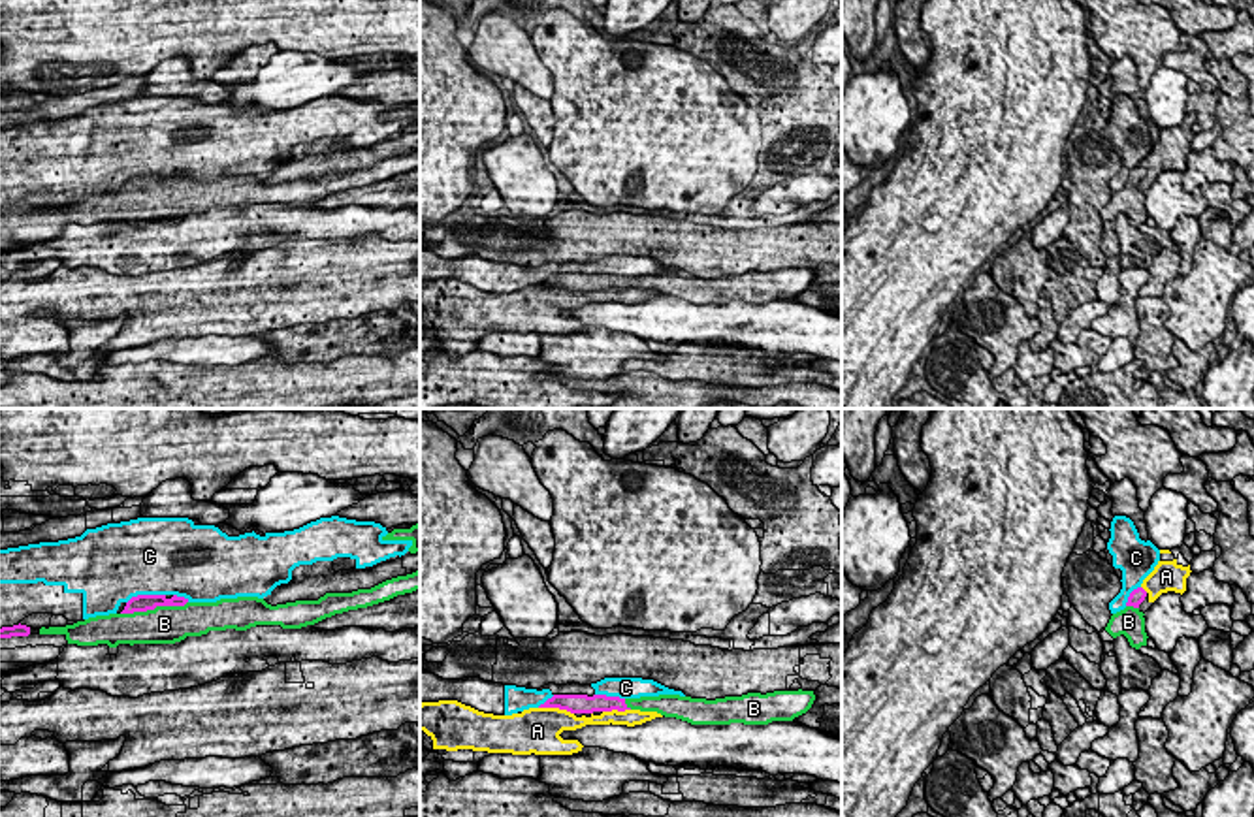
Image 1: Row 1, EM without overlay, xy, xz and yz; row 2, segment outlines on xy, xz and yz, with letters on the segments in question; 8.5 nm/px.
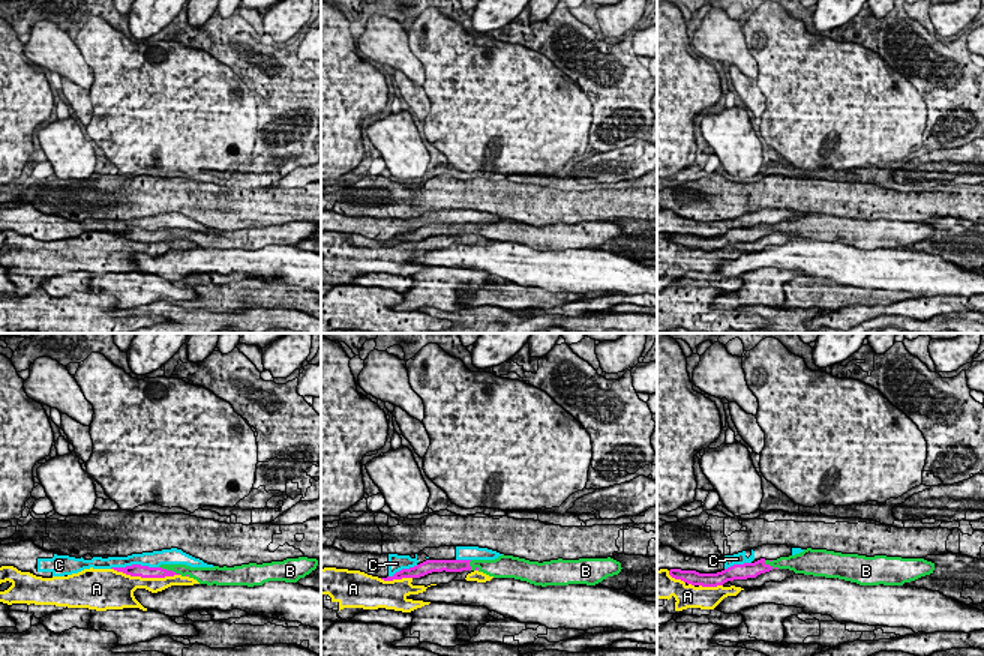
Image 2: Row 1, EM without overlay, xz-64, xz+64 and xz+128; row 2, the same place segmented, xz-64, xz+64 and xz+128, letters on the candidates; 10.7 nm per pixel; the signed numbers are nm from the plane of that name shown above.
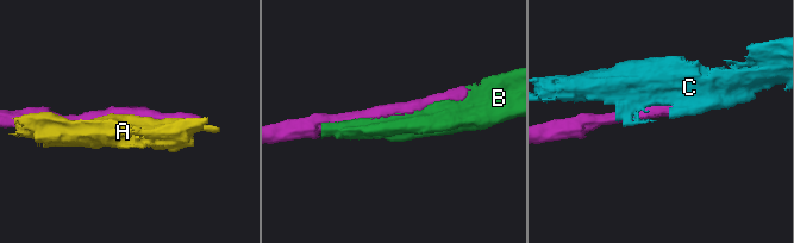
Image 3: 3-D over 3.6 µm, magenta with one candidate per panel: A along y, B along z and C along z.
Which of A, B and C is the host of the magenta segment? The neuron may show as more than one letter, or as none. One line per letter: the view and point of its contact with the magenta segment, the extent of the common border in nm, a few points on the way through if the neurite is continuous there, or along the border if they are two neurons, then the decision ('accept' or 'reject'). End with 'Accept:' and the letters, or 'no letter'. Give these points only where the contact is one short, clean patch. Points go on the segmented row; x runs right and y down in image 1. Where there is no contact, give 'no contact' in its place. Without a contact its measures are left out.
A: contact xz (556, 706); length 320 nm; reject
B: contact xy (153, 608); length 600 nm; accept
C: contact xy (145, 595); length 340 nm; reject
Accept: B

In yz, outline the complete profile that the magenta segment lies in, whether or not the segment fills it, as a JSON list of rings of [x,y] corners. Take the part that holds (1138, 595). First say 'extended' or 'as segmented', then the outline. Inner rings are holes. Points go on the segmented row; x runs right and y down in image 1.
extended | [[[1137,587],[1130,593],[1126,608],[1113,614],[1105,631],[1117,638],[1124,634],[1132,648],[1139,649],[1147,646],[1147,633],[1145,633],[1145,614],[1139,610],[1139,604],[1145,601],[1147,591]]]

